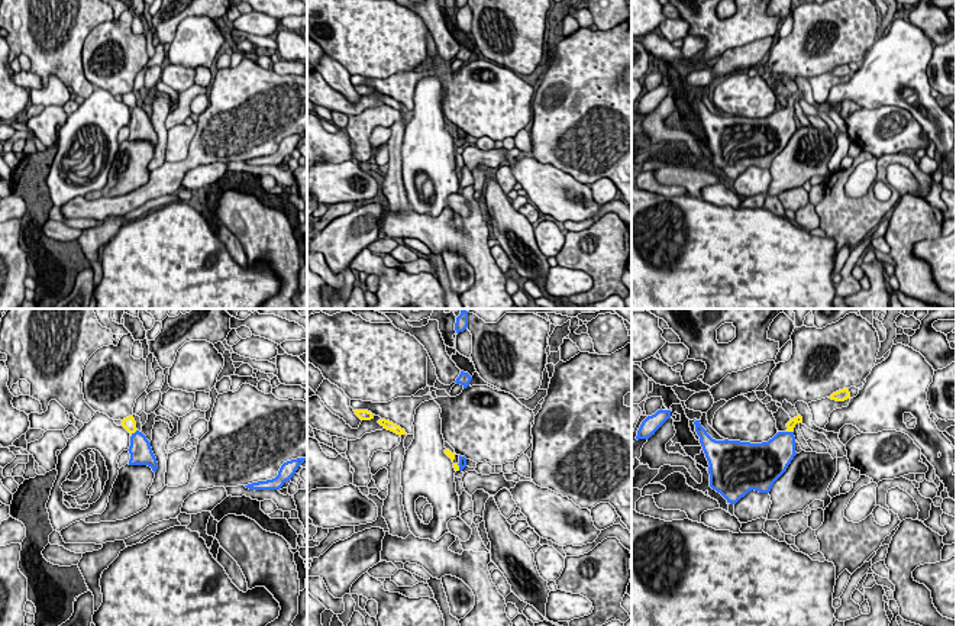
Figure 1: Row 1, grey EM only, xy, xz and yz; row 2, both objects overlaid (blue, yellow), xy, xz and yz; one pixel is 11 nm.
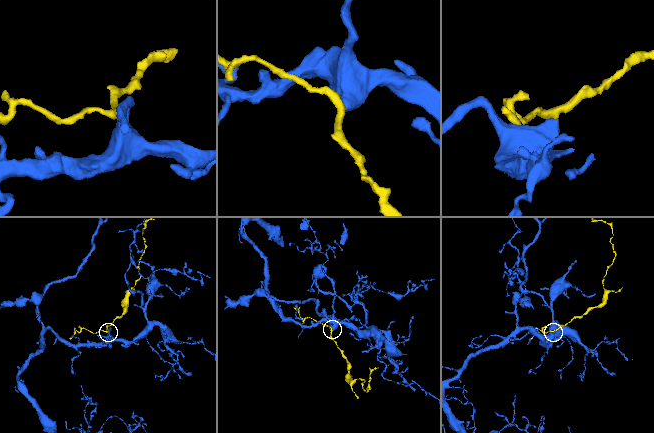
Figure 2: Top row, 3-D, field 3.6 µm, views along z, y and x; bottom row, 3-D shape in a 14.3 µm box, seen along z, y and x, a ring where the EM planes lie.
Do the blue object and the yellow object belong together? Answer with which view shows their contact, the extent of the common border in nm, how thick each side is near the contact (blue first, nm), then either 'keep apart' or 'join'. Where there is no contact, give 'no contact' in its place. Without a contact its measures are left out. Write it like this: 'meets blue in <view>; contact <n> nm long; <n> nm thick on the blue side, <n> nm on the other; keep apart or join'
meets blue in yz; contact 80 nm long; 340 nm thick on the blue side, 90 nm on the other; join

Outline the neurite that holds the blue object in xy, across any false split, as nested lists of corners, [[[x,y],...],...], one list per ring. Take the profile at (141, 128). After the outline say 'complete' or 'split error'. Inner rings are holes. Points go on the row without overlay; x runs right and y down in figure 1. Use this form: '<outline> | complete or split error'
[[[133,91],[123,94],[122,101],[132,110],[130,122],[127,125],[130,129],[129,141],[148,141],[156,148],[158,138],[152,128],[151,117],[136,104]]] | split error

